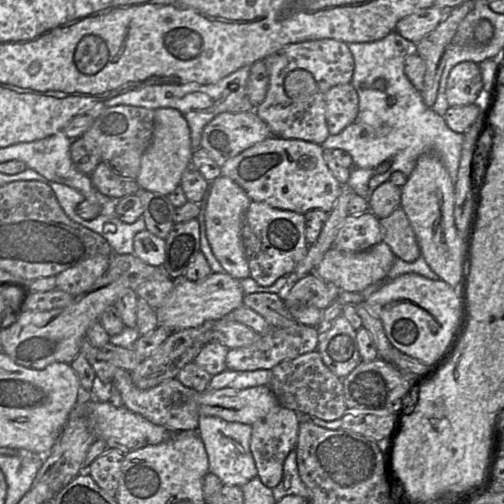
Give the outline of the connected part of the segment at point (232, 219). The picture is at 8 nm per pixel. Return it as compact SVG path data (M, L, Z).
M221 175L211 182L204 218L206 236L212 252L226 273L242 280L250 276L249 263L242 239L244 215L252 200L231 178Z

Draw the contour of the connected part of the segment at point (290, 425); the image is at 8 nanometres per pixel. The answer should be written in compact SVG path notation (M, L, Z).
M279 405L266 417L252 425L250 449L256 464L257 477L271 489L282 480L284 461L296 448L300 421L301 416L296 411Z

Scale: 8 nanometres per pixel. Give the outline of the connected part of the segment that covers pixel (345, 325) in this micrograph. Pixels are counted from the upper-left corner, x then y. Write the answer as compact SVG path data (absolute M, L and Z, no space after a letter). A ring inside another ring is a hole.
M343 314L326 333L319 336L317 351L325 365L339 379L347 377L361 362L357 331Z

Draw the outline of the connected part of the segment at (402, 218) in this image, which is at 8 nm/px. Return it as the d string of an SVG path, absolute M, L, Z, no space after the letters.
M401 206L389 216L380 219L382 241L394 255L405 262L413 262L421 256L416 236Z

